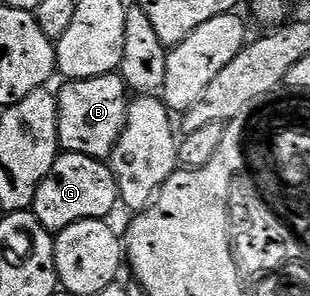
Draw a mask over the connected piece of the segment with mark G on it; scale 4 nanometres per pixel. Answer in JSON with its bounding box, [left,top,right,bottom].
[33,152,120,235]

